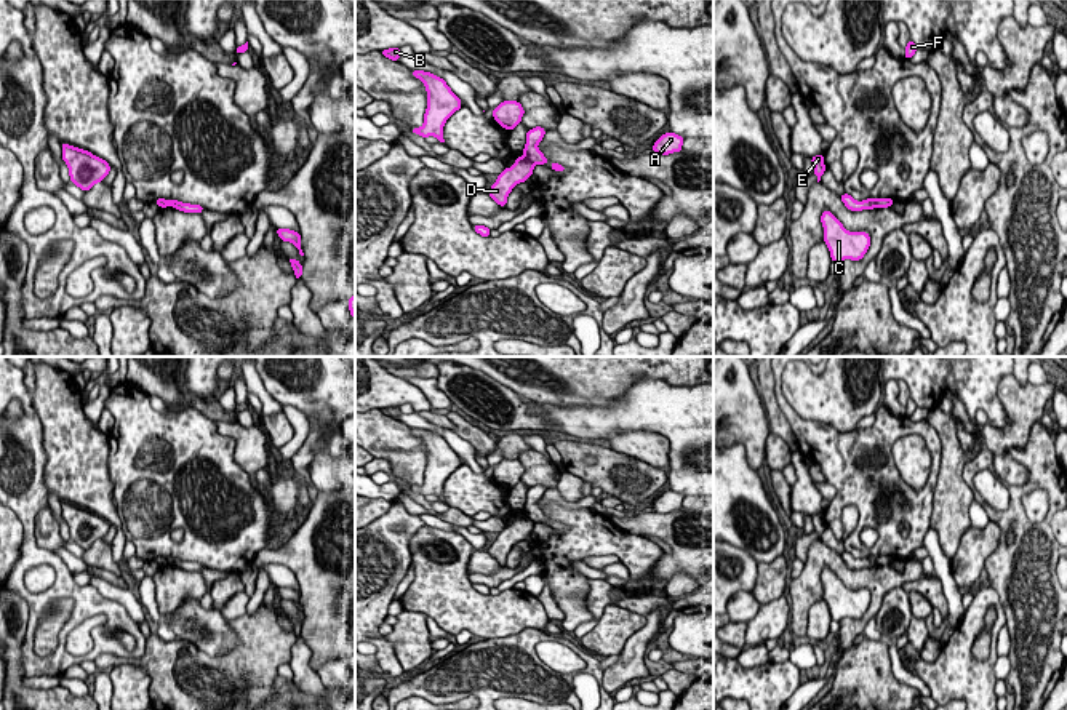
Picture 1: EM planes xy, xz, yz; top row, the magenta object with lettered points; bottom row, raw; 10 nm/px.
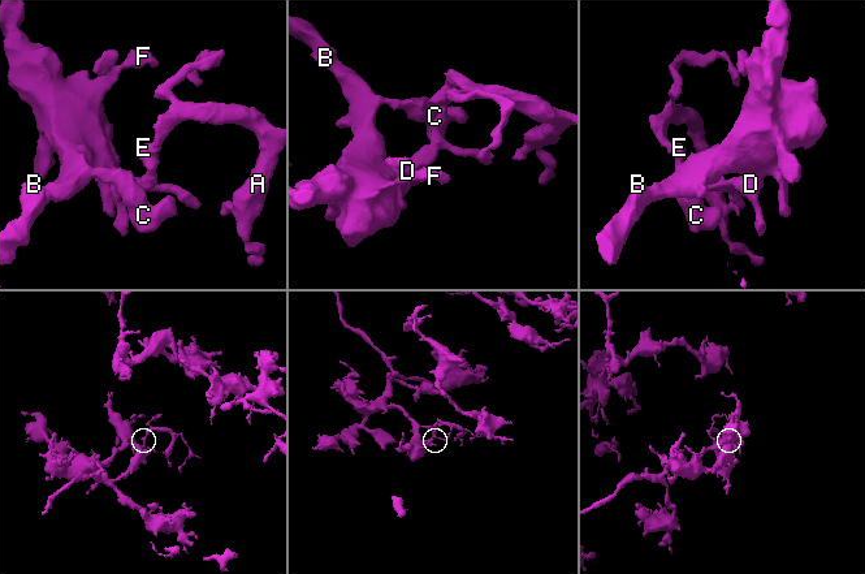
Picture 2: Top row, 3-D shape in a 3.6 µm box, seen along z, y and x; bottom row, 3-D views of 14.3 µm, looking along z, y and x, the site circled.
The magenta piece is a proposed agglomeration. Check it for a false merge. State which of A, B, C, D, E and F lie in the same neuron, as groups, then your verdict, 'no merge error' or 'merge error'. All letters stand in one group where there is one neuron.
groups A E / B C D F; merge error

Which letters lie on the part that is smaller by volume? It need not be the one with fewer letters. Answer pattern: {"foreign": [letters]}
{"foreign": ["A", "E"]}

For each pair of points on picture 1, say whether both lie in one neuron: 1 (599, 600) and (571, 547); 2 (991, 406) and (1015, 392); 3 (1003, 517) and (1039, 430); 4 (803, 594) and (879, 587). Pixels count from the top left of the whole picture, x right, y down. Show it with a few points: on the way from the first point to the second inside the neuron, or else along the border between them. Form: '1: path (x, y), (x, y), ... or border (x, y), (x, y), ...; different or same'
1: border (586, 579), (586, 608), (594, 616); different
2: border (1011, 373), (997, 389), (1007, 416), (997, 429); different
3: path (1018, 496), (1039, 475), (1039, 453); same
4: path (813, 573), (832, 562), (858, 579); same

